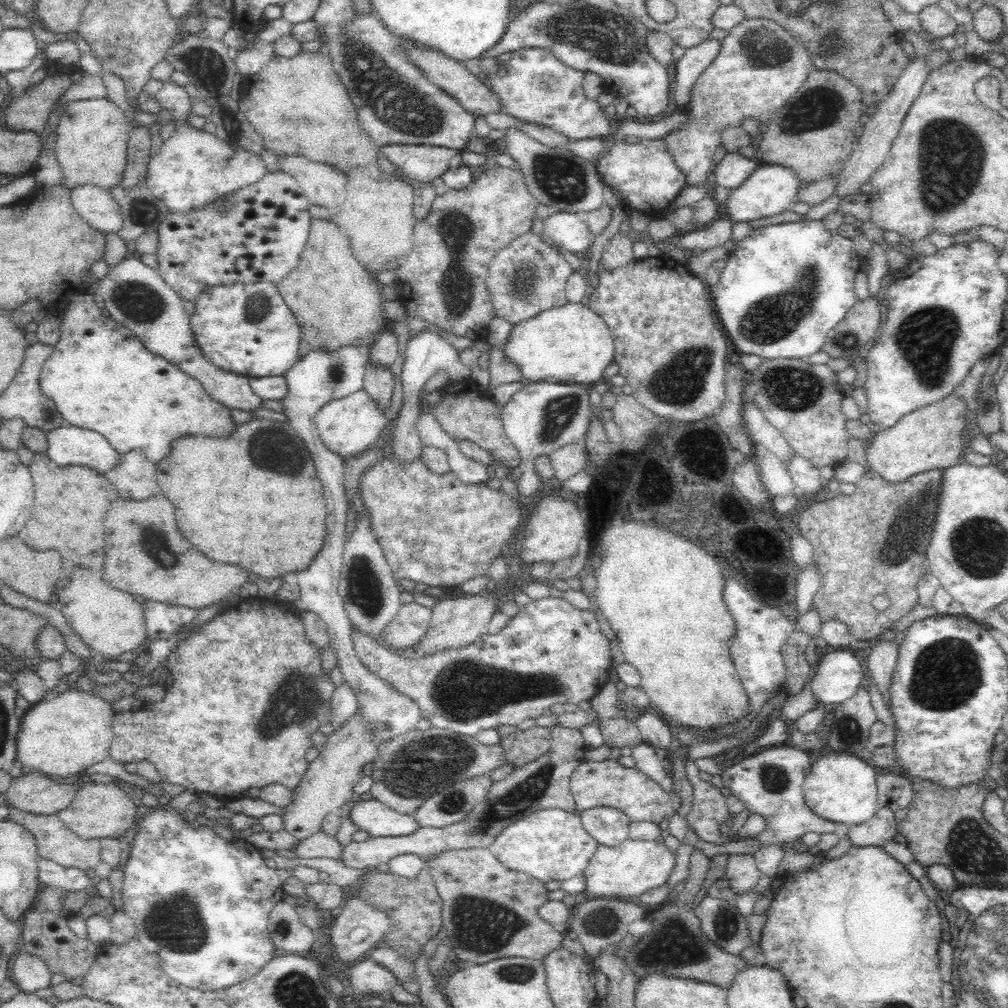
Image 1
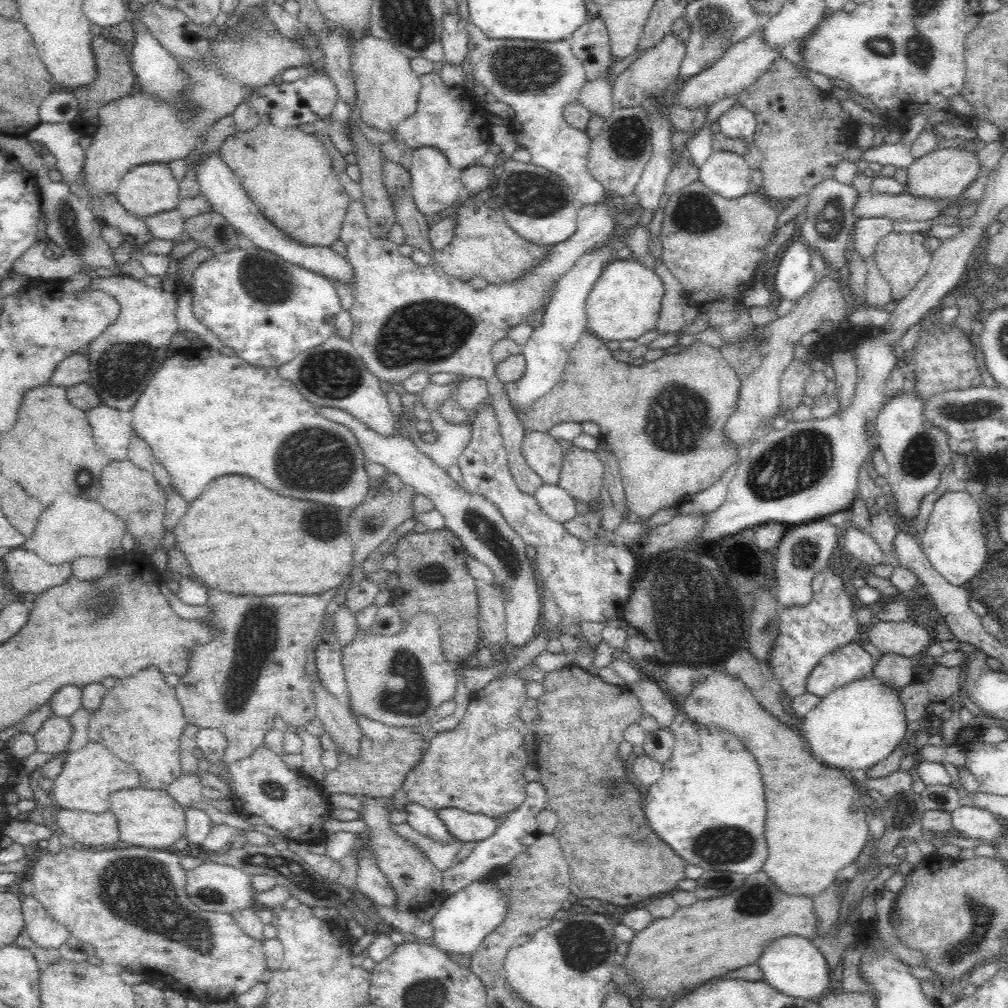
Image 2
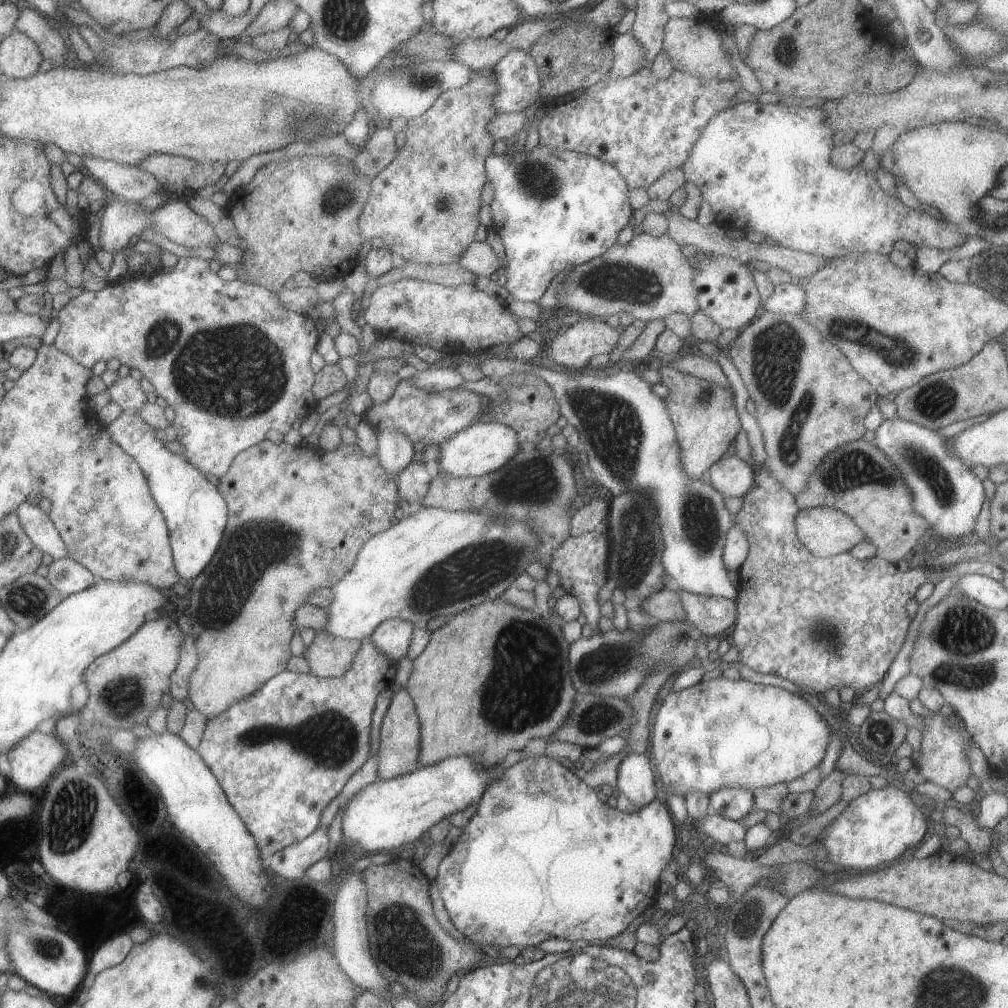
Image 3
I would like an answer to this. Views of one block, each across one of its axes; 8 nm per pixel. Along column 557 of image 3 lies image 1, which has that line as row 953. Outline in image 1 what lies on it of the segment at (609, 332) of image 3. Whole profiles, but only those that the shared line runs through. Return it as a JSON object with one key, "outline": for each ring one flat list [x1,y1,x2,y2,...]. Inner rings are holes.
{"outline":[[349,896,341,906,340,913,336,915,335,921,330,928,331,945,335,950,335,958,338,962,348,962,348,965,360,960,366,953,376,946,377,942,383,940,388,932,390,917,381,910,376,910,371,904,364,902,357,896]]}

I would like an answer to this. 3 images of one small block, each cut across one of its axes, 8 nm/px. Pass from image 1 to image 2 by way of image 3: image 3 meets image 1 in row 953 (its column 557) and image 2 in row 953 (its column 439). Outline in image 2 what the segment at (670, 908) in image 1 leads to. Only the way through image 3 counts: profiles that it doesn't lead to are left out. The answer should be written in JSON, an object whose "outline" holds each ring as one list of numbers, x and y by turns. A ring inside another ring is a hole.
{"outline":[[762,871,745,878,744,884,728,894,709,899,698,899,686,907,679,907,668,918,657,918,644,930,637,932,627,949,625,958,619,961,627,978,620,983,613,983,614,989,626,993,630,1002,637,998,655,998,664,1000,686,988,692,988,696,982,719,977,741,966,755,964,764,947,777,938,796,935,816,940,818,938,818,915,814,911,814,899,802,895,789,895,780,891,778,885]]}

